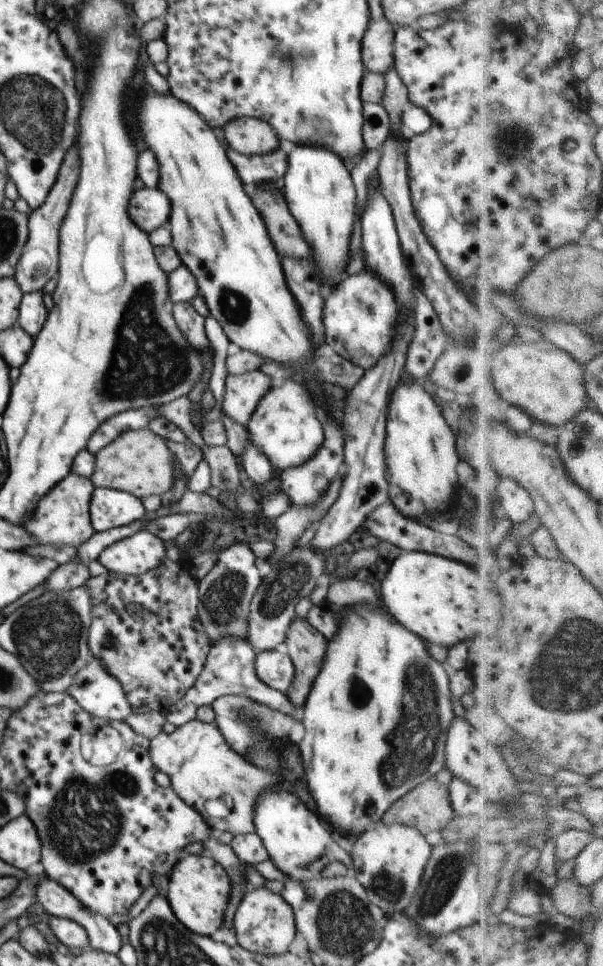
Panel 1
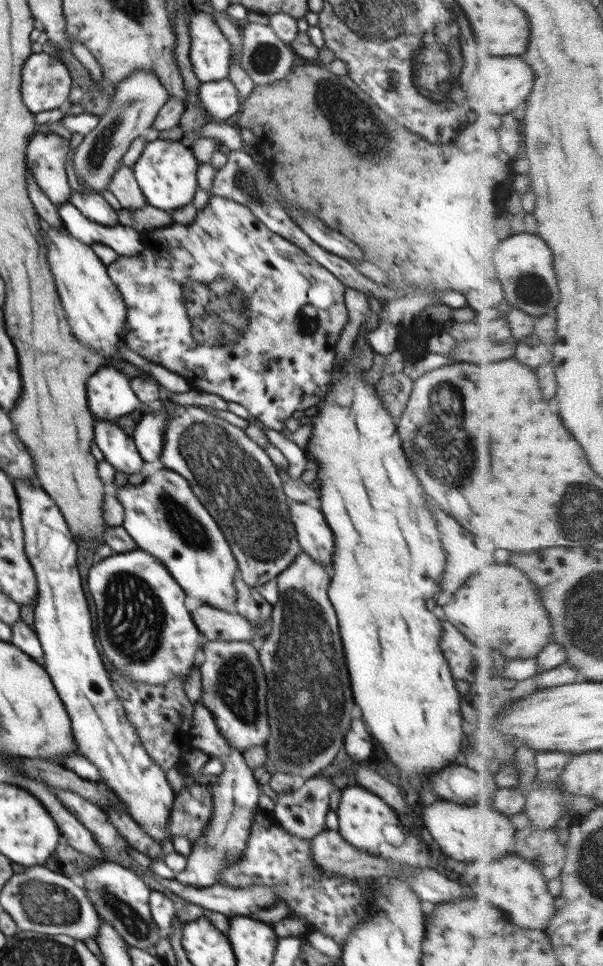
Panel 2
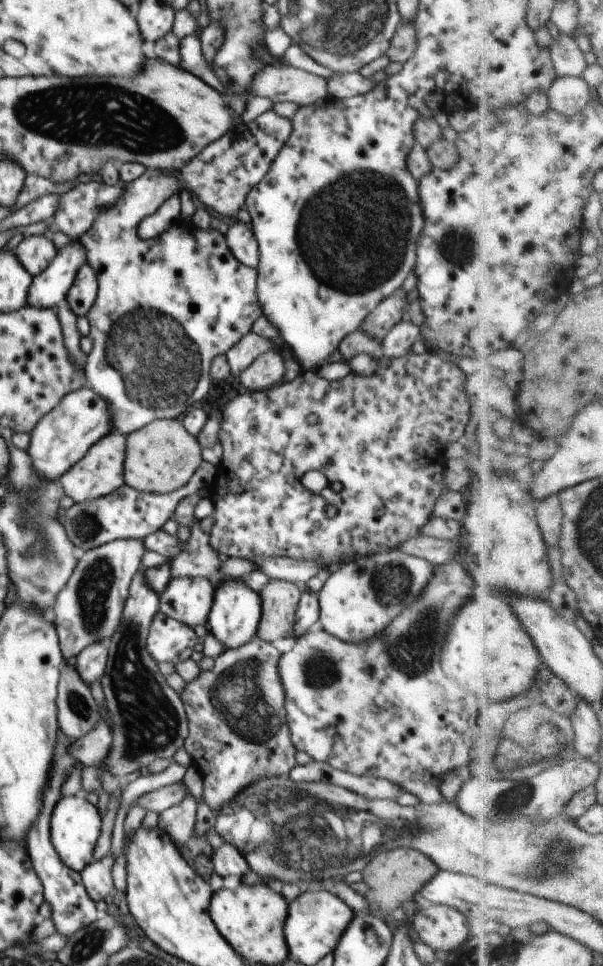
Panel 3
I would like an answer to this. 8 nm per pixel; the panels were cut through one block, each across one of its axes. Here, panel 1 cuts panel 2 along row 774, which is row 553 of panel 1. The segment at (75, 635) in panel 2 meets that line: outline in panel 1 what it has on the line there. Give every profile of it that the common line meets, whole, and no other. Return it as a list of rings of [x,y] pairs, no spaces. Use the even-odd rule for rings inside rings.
[[[138,531],[101,551],[98,558],[108,571],[141,575],[160,566],[166,556],[166,542],[149,531]]]

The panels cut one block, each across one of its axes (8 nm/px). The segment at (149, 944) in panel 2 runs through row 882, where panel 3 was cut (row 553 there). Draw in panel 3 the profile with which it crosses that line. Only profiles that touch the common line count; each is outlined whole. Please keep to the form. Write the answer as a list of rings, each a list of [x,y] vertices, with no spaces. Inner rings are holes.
[[[118,539],[88,550],[80,558],[66,586],[54,596],[54,604],[50,606],[64,658],[75,660],[90,644],[107,643],[115,634],[121,624],[129,588],[134,576],[142,568],[142,556],[146,552],[142,539]]]

